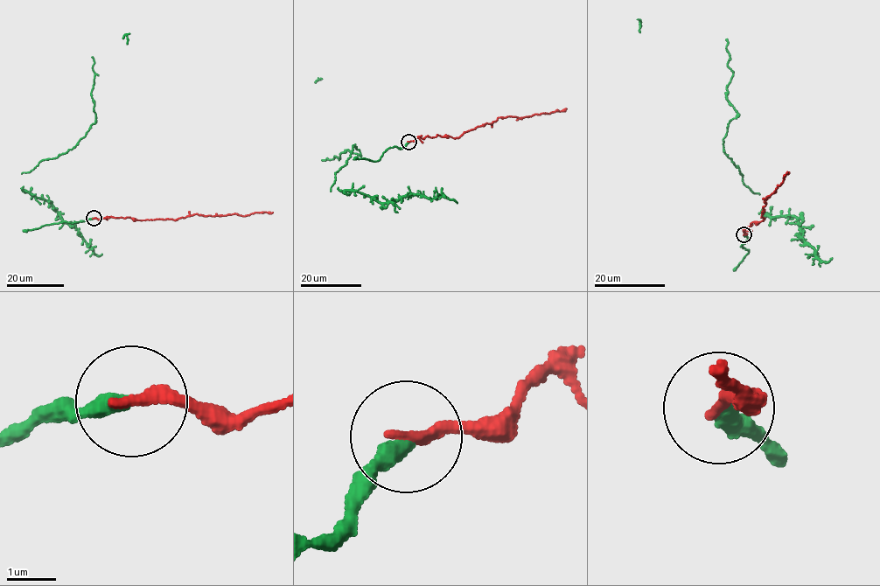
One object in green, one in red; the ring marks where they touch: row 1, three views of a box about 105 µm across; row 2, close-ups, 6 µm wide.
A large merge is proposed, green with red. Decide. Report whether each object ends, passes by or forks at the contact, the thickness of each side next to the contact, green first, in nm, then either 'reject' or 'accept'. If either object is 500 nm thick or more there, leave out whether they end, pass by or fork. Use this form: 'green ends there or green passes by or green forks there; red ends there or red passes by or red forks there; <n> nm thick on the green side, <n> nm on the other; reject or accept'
green ends there; red ends there; 360 nm thick on the green side, 240 nm on the other; accept

